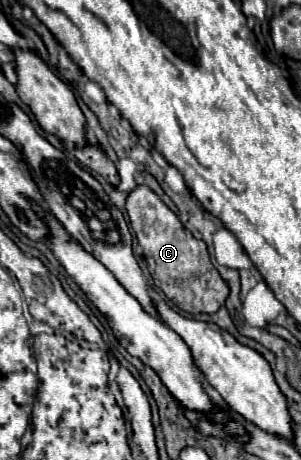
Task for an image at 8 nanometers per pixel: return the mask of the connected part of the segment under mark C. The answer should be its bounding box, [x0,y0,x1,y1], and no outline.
[126,185,228,315]

